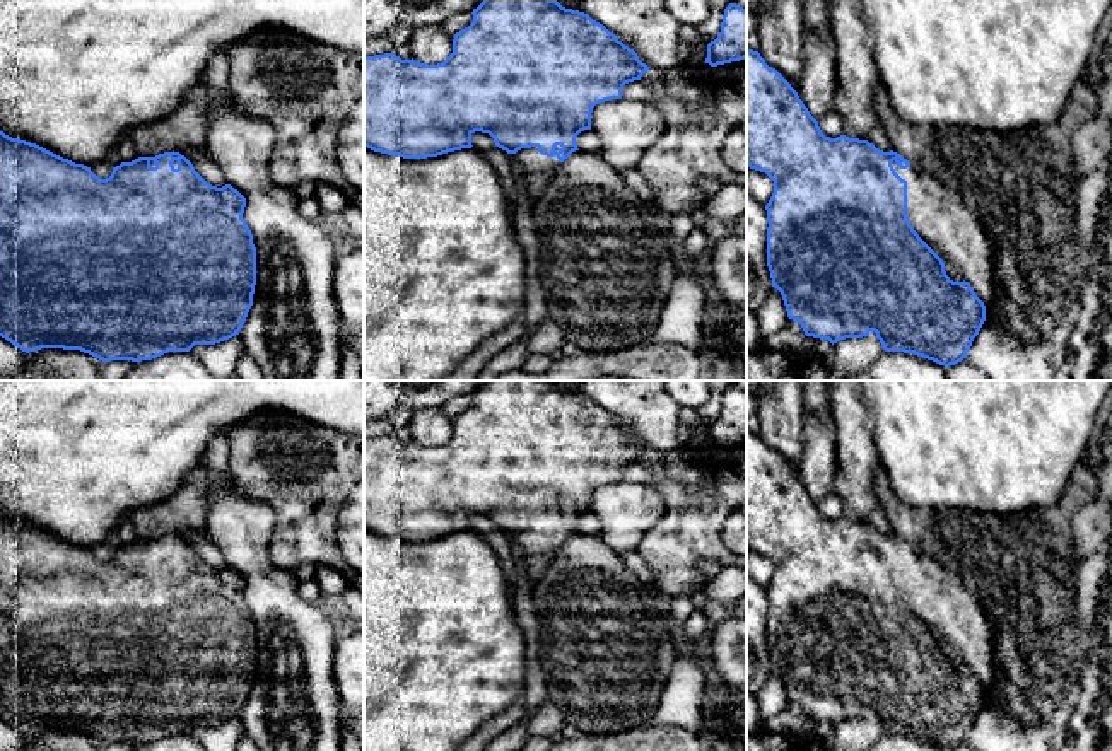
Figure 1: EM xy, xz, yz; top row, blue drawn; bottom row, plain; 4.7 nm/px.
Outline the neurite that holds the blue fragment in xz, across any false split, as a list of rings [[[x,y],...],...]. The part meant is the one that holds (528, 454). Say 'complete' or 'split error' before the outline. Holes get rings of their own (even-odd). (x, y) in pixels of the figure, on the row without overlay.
split error | [[[485,381],[473,391],[473,405],[454,416],[453,435],[437,447],[427,447],[412,442],[401,442],[395,435],[364,439],[364,529],[403,541],[427,541],[448,534],[471,531],[471,517],[475,514],[489,515],[495,529],[512,536],[521,546],[521,556],[526,563],[526,572],[531,585],[541,577],[547,567],[555,560],[557,550],[577,531],[576,521],[581,514],[591,512],[591,495],[600,485],[622,481],[625,466],[641,463],[649,452],[646,445],[637,440],[637,435],[625,428],[613,415],[603,406],[593,403],[588,396],[565,391],[557,382],[550,381]]]

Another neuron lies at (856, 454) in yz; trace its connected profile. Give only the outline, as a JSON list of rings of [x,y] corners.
[[[830,381],[830,408],[835,418],[837,459],[834,492],[842,498],[842,517],[866,522],[868,515],[880,509],[873,471],[881,461],[875,422],[859,381]]]

